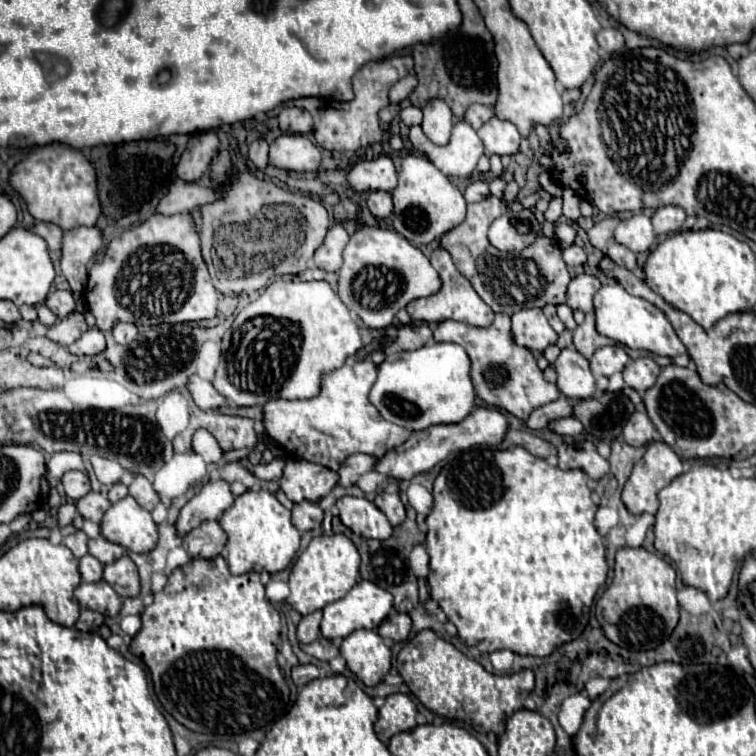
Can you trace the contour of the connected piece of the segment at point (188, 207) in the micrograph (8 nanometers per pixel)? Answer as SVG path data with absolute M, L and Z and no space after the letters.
M175 180L169 186L169 192L159 202L159 206L155 208L155 212L163 214L163 216L183 214L183 212L191 212L195 206L201 206L201 204L207 204L213 200L217 200L217 194L213 188L195 186L195 184L189 184L183 180Z

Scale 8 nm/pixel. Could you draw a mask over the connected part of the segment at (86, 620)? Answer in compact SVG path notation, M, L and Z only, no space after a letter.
M83 608L81 616L79 616L77 624L75 624L75 628L77 630L85 630L85 632L95 632L103 622L105 622L103 614L99 614L95 610L89 610L89 608Z

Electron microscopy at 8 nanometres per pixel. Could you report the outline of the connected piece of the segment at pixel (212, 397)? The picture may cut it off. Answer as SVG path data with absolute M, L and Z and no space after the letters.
M191 376L187 382L187 390L193 398L193 402L201 408L201 410L215 410L219 406L225 406L225 398L221 398L221 394L217 394L217 390L213 388L211 382L201 380L199 376Z

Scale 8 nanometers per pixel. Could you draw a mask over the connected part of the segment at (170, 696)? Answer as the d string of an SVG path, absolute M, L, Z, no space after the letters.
M217 556L213 560L193 558L187 566L181 566L175 572L169 574L167 586L161 592L155 594L153 604L145 608L145 612L141 614L141 620L143 620L143 628L133 638L129 650L131 650L131 654L139 656L149 666L151 678L153 678L153 688L155 688L155 694L157 694L159 702L185 728L189 728L193 732L219 734L219 736L229 736L231 738L231 736L239 736L239 734L259 730L259 728L269 728L287 714L287 710L289 710L289 686L287 686L287 682L285 682L285 678L279 670L279 664L277 664L277 640L279 640L279 632L281 632L281 616L271 606L271 602L267 600L265 586L261 584L257 572L247 572L243 576L233 576L229 572L227 560L223 556Z

